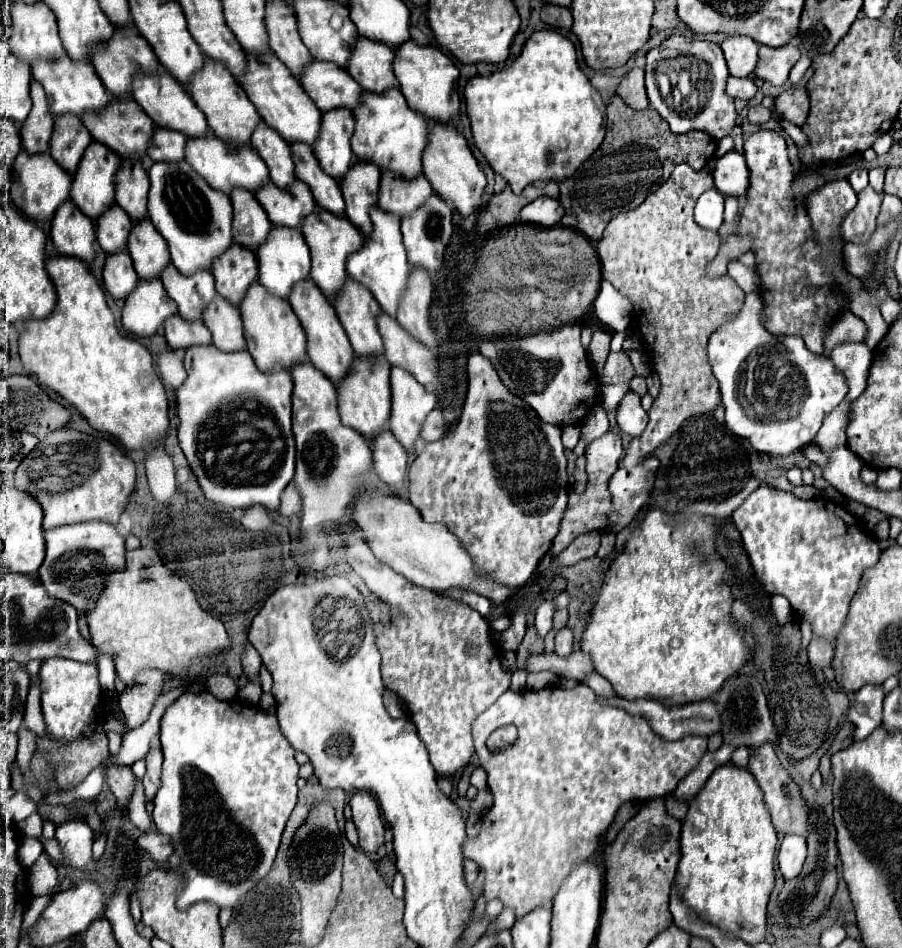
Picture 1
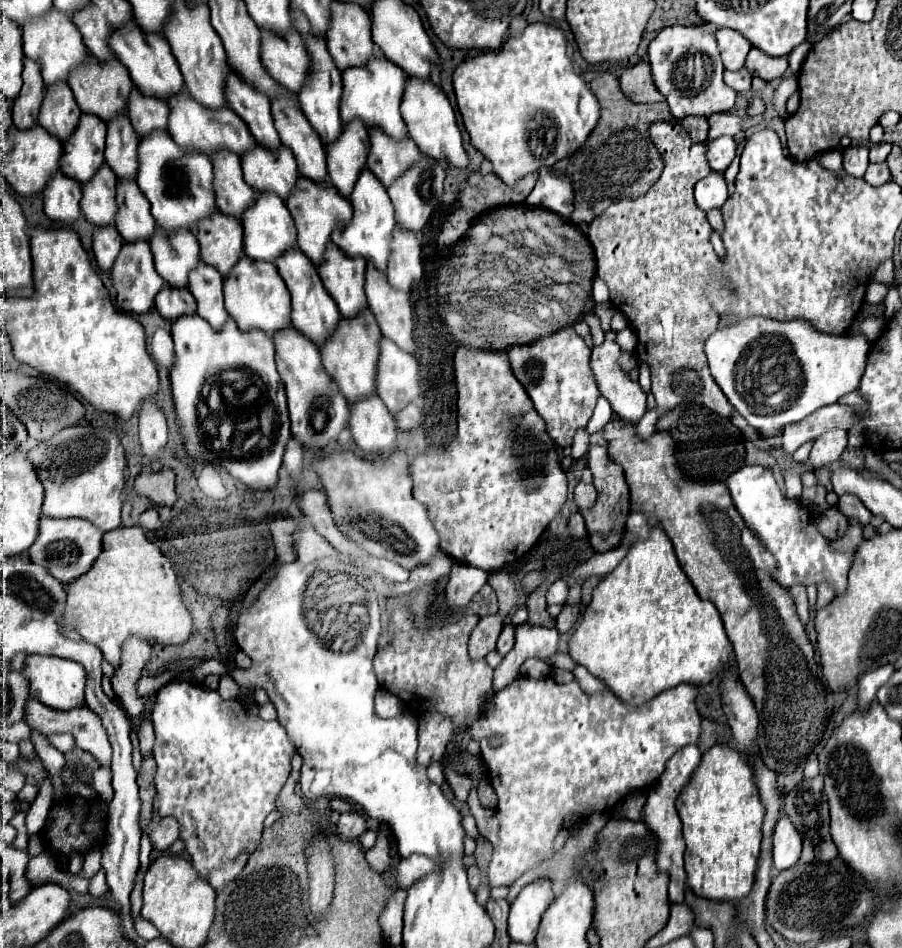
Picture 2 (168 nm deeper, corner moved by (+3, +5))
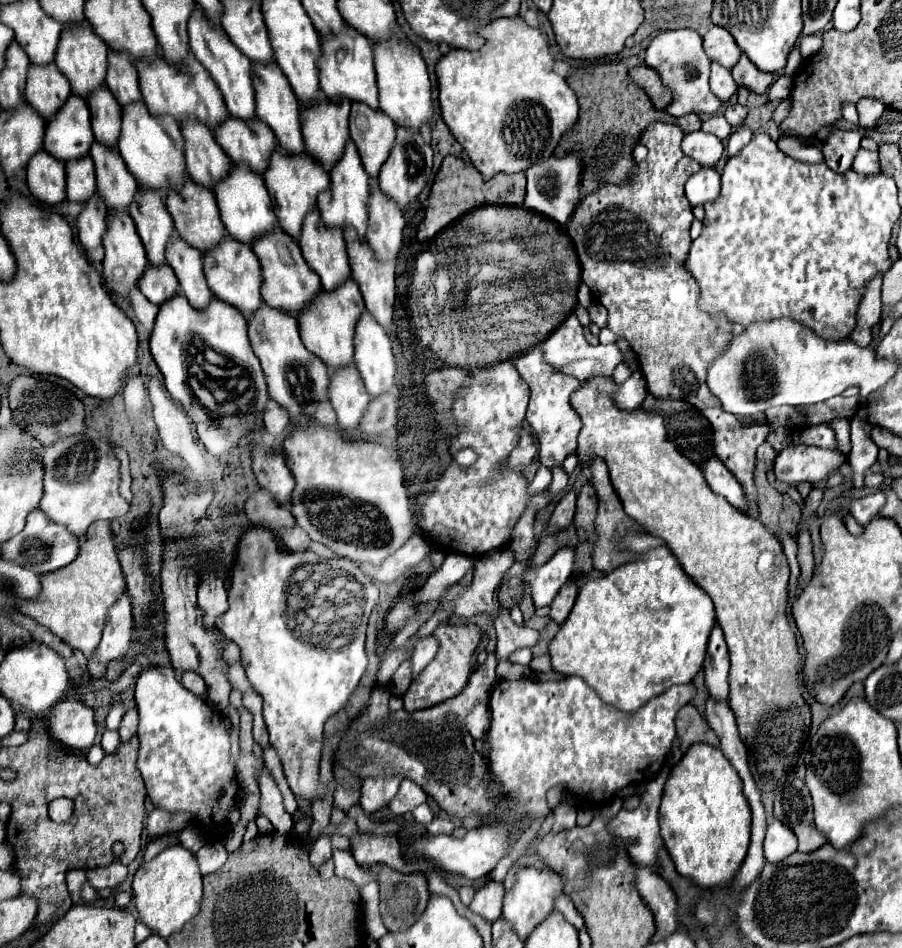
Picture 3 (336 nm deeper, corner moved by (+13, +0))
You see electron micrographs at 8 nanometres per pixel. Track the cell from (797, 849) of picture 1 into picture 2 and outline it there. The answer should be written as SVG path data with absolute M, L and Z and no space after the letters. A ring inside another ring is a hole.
M782 816L774 830L774 868L792 868L800 860L800 852L802 838L798 836L798 830L790 824L790 818Z

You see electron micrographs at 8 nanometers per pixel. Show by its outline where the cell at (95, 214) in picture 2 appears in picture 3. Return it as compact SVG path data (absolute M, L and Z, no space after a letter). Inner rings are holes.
M92 157L88 161L76 161L76 165L68 165L66 169L66 197L68 201L76 201L80 205L88 203L96 193L96 175Z

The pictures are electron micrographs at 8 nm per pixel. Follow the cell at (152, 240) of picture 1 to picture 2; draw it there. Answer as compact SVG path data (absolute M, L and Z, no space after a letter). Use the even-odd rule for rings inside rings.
M118 184L118 220L114 222L116 230L122 234L122 238L126 242L134 242L134 240L150 240L156 224L154 224L154 216L150 212L150 202L142 196L142 190L138 188L138 184Z

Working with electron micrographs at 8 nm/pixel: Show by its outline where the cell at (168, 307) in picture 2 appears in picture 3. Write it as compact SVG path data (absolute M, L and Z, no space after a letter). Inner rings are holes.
M150 265L144 271L144 277L140 279L138 289L150 303L164 305L168 299L172 299L178 293L180 285L178 285L176 275L172 273L170 265L168 265L168 269L152 269L152 265Z

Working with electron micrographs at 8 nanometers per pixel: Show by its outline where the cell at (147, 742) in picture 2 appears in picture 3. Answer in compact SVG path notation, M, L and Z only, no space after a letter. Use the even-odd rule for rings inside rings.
M130 709L124 713L124 719L122 719L118 733L120 733L122 741L130 741L136 735L136 731L138 731L138 711Z

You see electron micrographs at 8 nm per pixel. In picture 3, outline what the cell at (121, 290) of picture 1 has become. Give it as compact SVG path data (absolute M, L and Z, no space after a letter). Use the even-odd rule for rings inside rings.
M92 197L92 205L84 205L78 217L78 241L86 251L98 249L106 233L108 211L100 205L100 197Z

